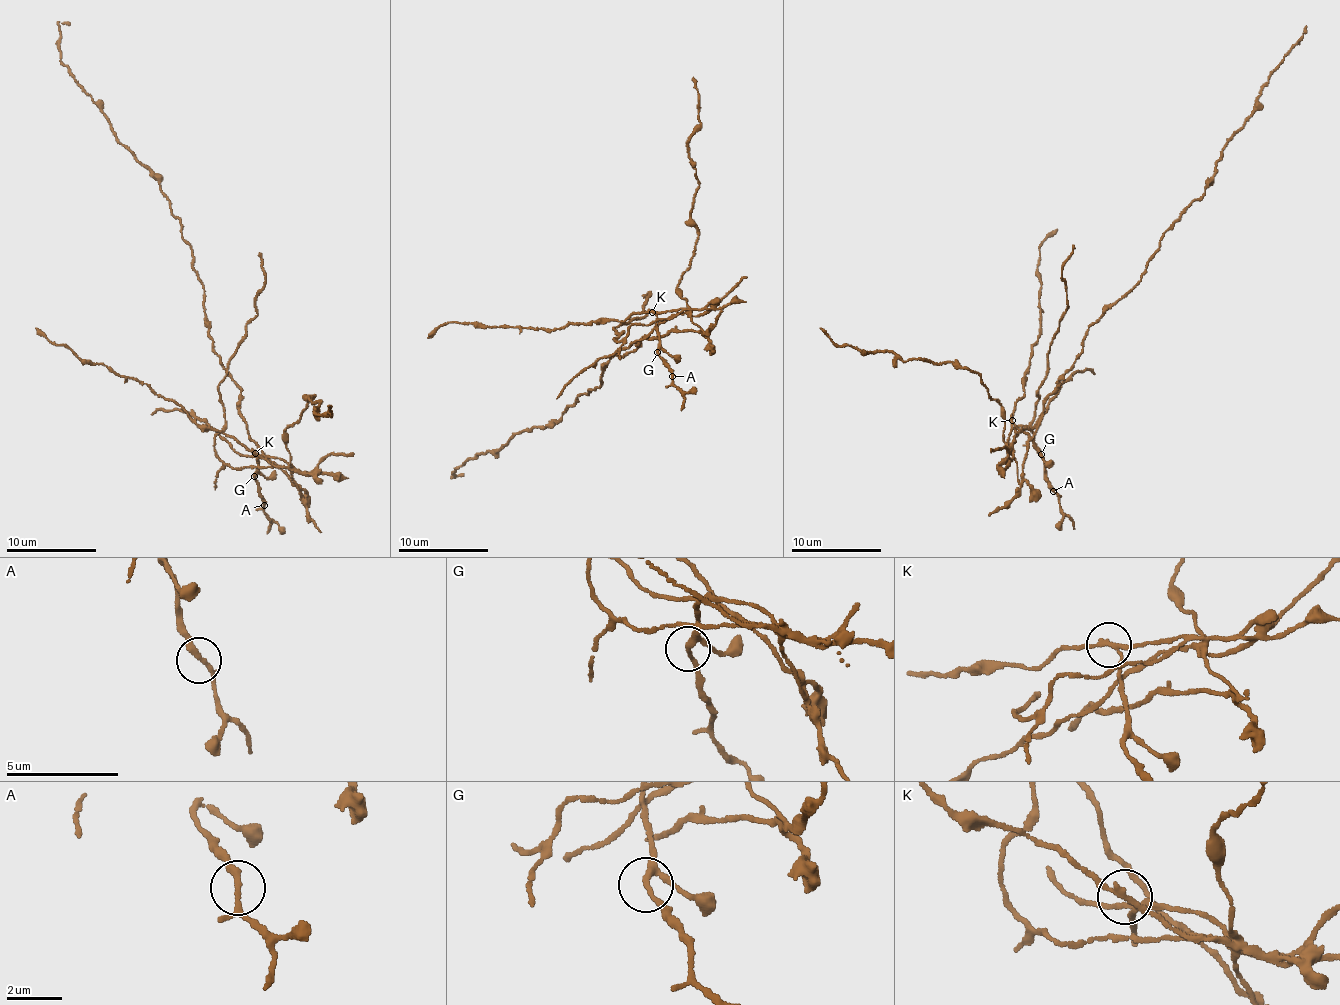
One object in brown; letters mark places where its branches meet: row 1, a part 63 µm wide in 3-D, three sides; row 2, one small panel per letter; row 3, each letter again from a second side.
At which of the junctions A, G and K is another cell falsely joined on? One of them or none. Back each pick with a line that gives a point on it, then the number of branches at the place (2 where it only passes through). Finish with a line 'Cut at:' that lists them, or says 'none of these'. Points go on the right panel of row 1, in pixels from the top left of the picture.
K: place (1012, 420); branches 3
Cut at: K

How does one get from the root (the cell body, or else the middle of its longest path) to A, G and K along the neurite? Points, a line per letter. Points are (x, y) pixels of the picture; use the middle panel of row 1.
A: (637, 345), (645, 337), (700, 329), (689, 314), (677, 313), (657, 325), (657, 350), (672, 376)
G: (637, 345), (645, 337), (656, 339), (671, 331), (700, 329), (689, 314), (682, 312), (659, 322), (657, 352)
K: (637, 345), (645, 337), (656, 339), (671, 331), (700, 329), (687, 310), (663, 314), (651, 311)

